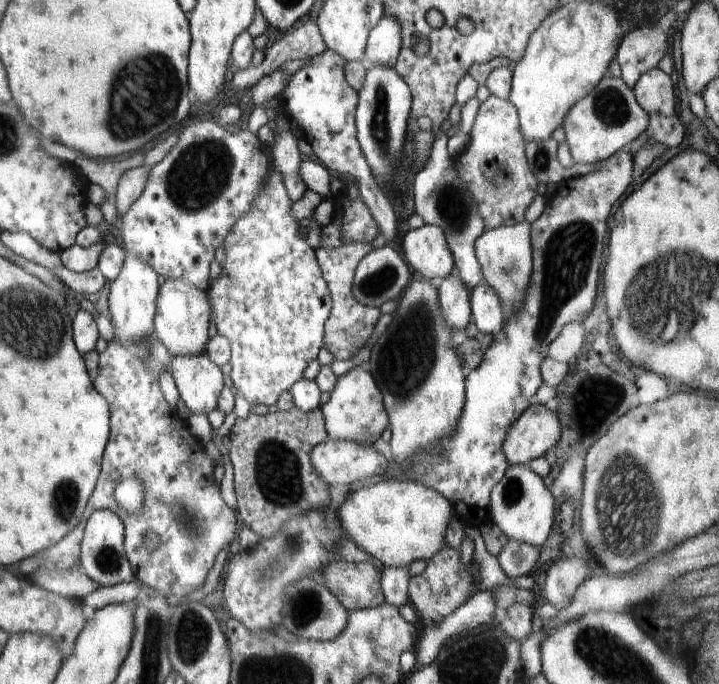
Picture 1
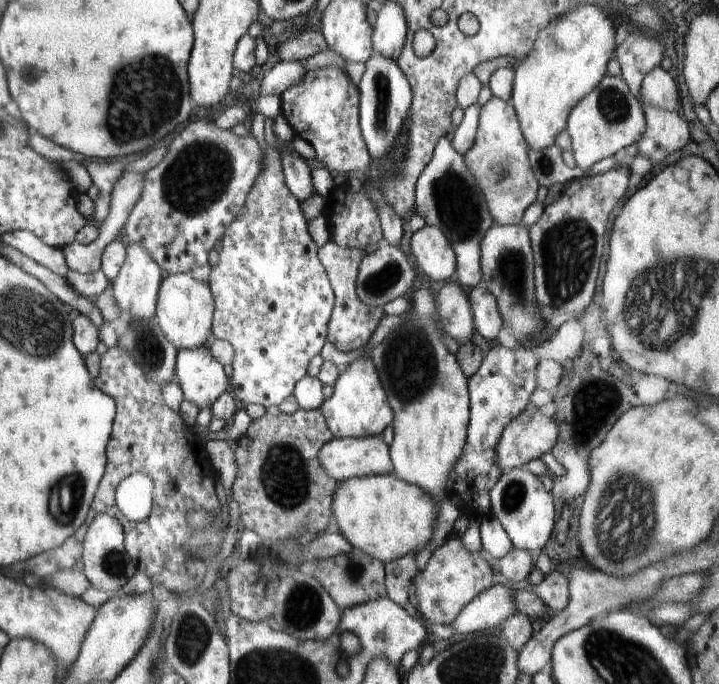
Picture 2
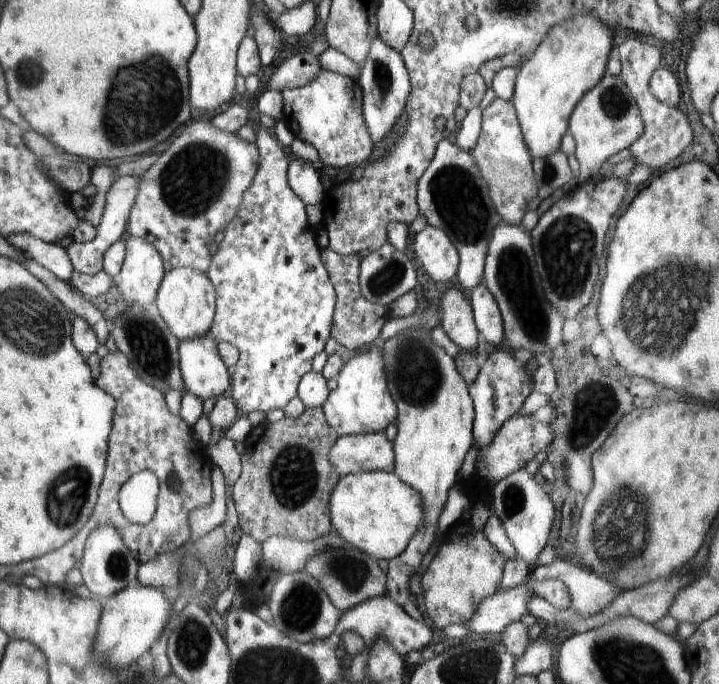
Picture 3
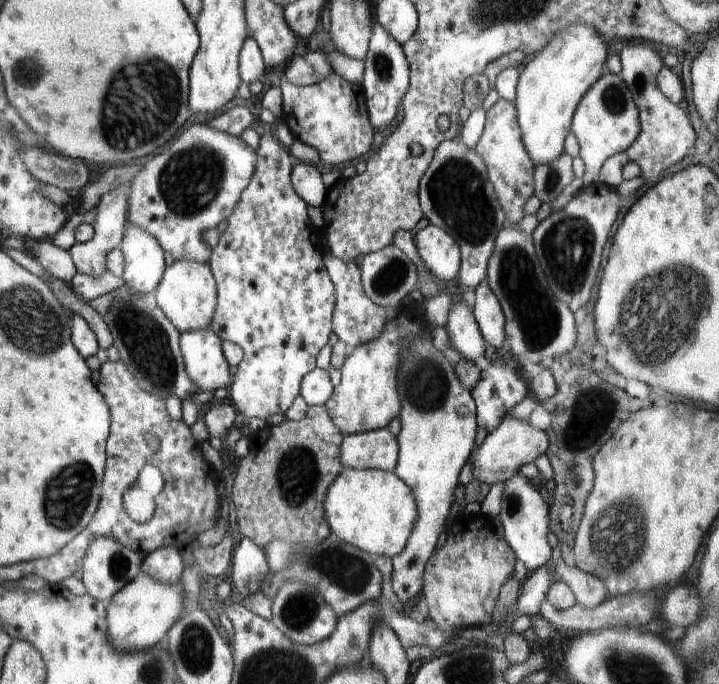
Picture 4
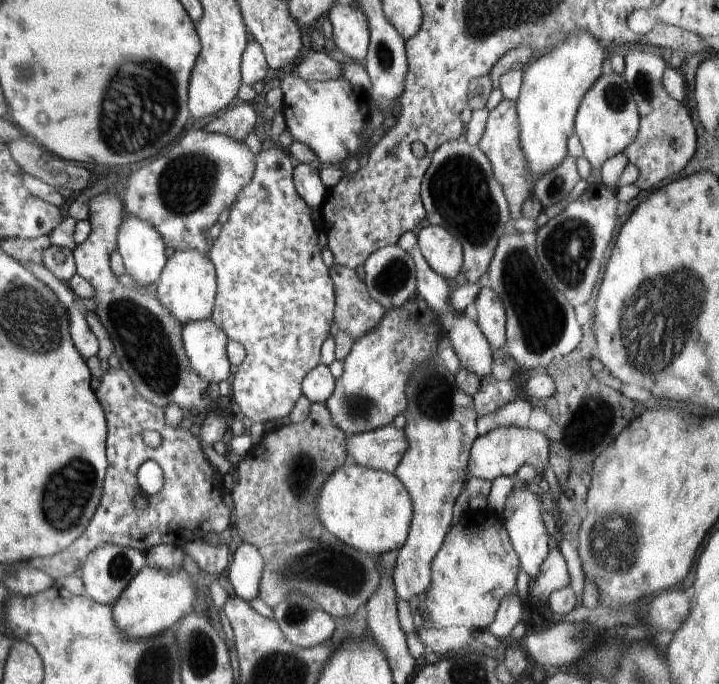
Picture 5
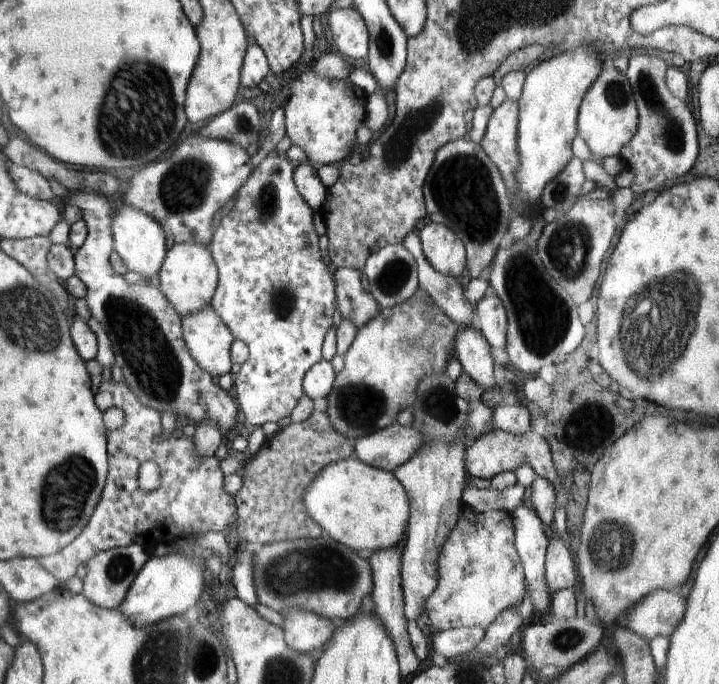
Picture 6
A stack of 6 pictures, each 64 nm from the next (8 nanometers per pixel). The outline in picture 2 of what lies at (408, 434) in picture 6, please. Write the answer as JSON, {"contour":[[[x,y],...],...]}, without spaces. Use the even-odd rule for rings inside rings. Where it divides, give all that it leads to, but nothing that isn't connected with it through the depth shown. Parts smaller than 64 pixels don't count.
{"contour":[[[382,435],[367,436],[366,438],[333,438],[318,450],[318,460],[320,460],[320,466],[324,468],[324,472],[328,476],[332,476],[338,484],[344,482],[344,480],[362,478],[362,476],[393,474],[390,450],[388,450],[386,442],[382,440]]]}

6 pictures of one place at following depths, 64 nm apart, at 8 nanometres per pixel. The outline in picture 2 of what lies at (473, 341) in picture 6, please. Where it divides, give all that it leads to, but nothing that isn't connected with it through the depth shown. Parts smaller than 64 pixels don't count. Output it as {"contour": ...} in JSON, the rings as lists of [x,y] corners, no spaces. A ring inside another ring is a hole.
{"contour":[[[456,281],[446,282],[436,298],[440,327],[454,340],[471,342],[474,323],[469,295]]]}

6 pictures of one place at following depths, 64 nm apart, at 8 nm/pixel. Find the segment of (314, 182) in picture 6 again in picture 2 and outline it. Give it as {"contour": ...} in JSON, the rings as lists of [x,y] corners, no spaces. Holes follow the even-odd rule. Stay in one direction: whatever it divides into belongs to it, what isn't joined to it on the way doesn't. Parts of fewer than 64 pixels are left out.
{"contour":[[[289,151],[278,152],[278,154],[280,154],[280,162],[282,162],[285,184],[290,194],[295,196],[298,202],[312,198],[315,192],[312,188],[310,167],[306,161],[300,155],[296,156]]]}

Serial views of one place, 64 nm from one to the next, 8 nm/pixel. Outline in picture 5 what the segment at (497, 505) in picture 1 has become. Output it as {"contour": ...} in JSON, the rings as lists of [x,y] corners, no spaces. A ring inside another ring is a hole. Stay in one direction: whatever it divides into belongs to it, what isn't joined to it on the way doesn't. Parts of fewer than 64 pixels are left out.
{"contour":[[[526,487],[512,488],[510,496],[506,498],[504,504],[504,510],[500,517],[504,521],[504,528],[508,532],[508,538],[510,538],[511,545],[514,547],[520,566],[526,574],[528,574],[530,580],[538,578],[540,574],[540,568],[542,563],[546,560],[553,543],[547,535],[544,521],[542,520],[542,509],[540,500],[538,500],[537,493],[529,491]]]}

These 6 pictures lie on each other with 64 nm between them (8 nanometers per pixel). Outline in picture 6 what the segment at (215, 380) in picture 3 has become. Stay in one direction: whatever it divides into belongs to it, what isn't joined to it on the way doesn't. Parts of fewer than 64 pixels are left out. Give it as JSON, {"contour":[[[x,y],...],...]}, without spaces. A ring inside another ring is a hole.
{"contour":[[[212,305],[202,308],[198,314],[182,316],[181,322],[186,348],[200,368],[213,378],[231,374],[230,346],[235,338]]]}

